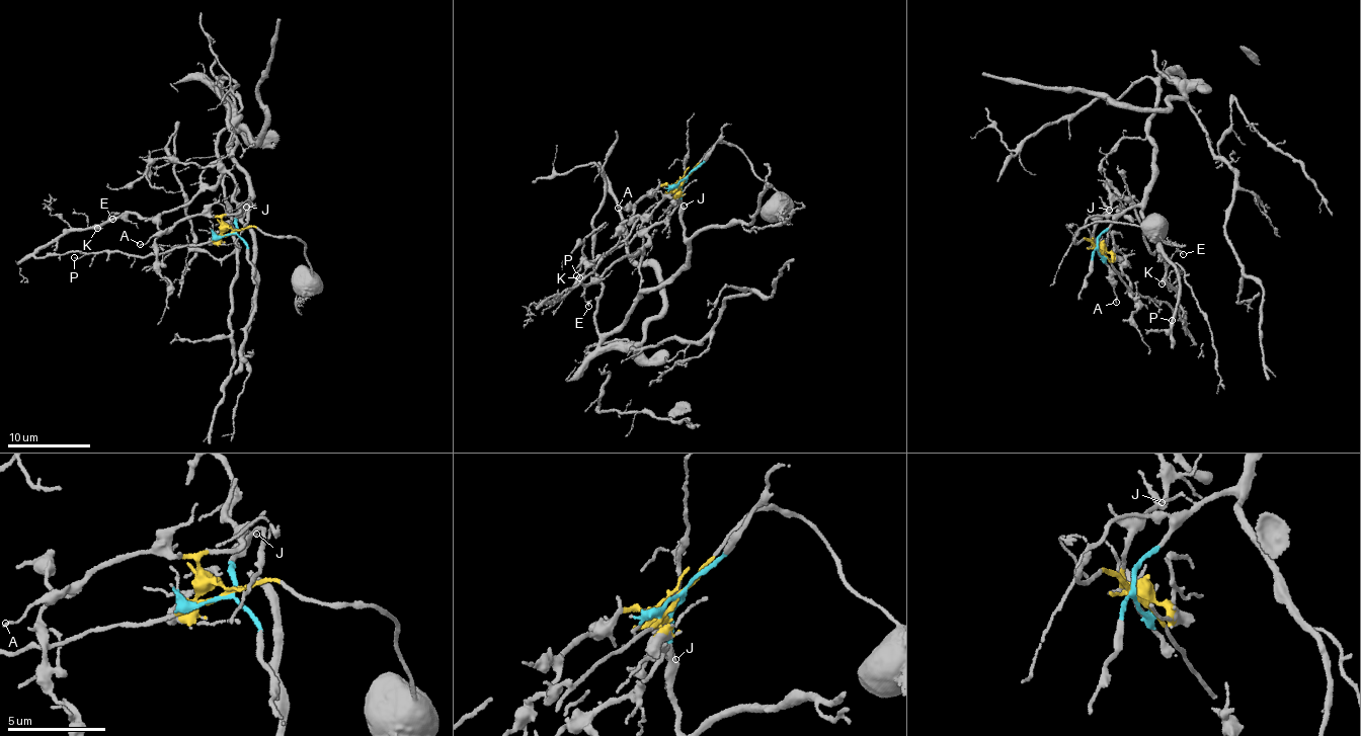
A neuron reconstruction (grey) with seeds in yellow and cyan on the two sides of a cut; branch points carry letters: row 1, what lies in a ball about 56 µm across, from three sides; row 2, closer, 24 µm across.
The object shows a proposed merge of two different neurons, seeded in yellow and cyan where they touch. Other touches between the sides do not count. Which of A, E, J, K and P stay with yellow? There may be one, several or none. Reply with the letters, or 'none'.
A, E, K, P

